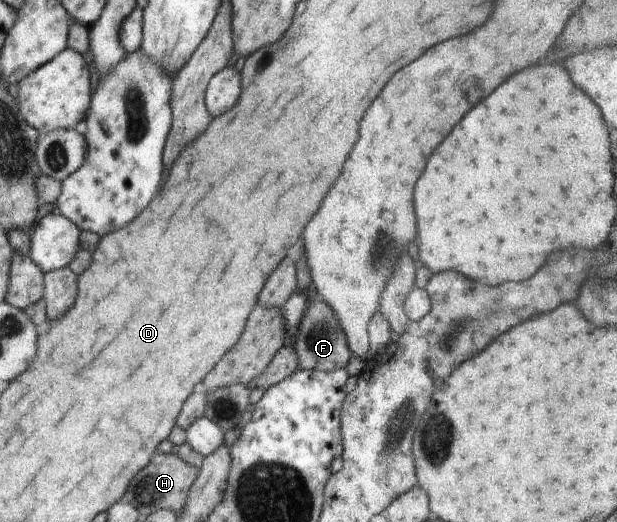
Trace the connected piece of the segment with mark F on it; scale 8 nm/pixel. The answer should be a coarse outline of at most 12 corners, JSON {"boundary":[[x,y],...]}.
{"boundary":[[322,299],[306,308],[296,339],[300,370],[333,372],[352,355]]}

